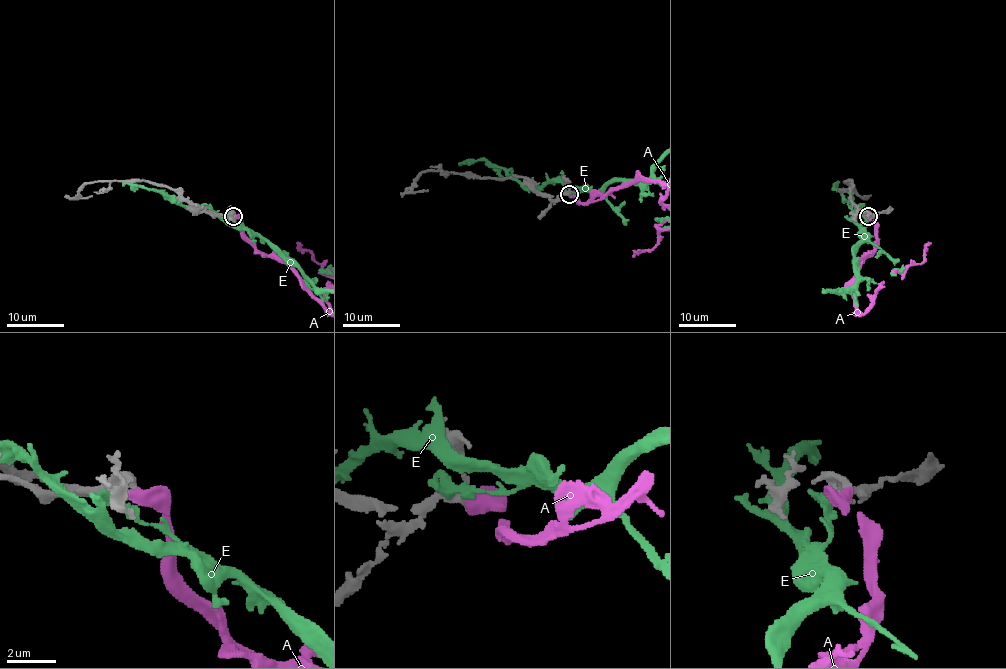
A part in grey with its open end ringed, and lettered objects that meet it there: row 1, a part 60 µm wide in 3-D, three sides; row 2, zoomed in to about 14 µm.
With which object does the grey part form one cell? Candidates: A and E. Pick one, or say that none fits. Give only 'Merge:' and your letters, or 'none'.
Merge: A

